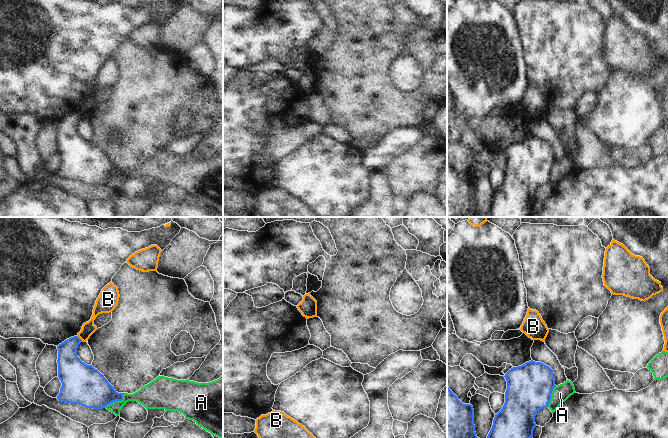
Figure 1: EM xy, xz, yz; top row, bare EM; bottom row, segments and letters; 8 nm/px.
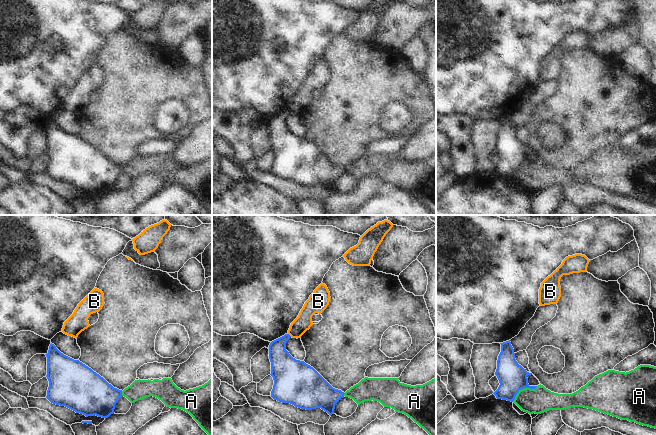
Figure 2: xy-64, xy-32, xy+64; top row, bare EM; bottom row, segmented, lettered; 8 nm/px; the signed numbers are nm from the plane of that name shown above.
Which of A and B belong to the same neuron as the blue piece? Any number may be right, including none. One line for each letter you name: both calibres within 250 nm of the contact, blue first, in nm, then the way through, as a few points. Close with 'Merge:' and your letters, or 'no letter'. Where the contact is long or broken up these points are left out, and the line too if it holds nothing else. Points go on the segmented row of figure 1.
Merge: no letter

